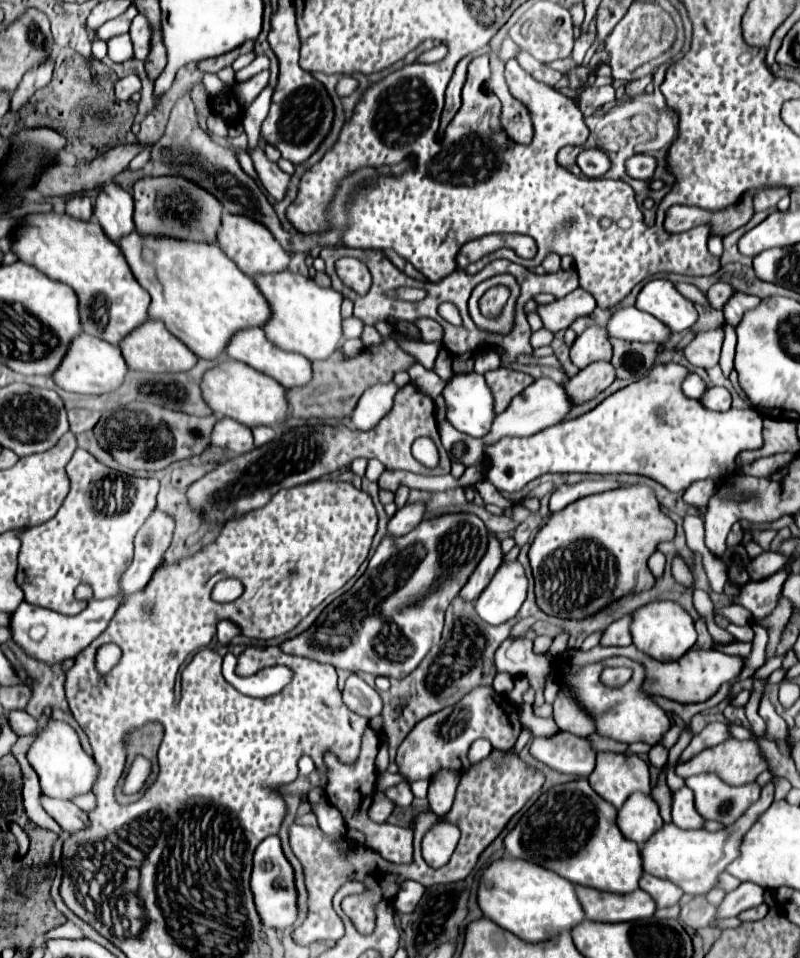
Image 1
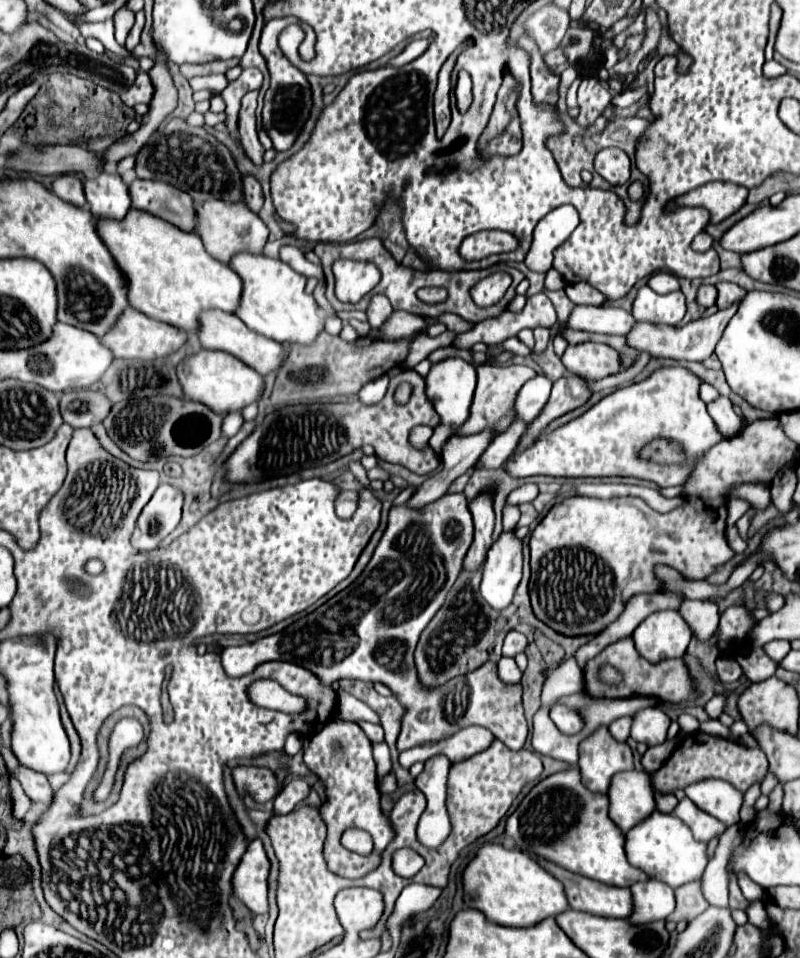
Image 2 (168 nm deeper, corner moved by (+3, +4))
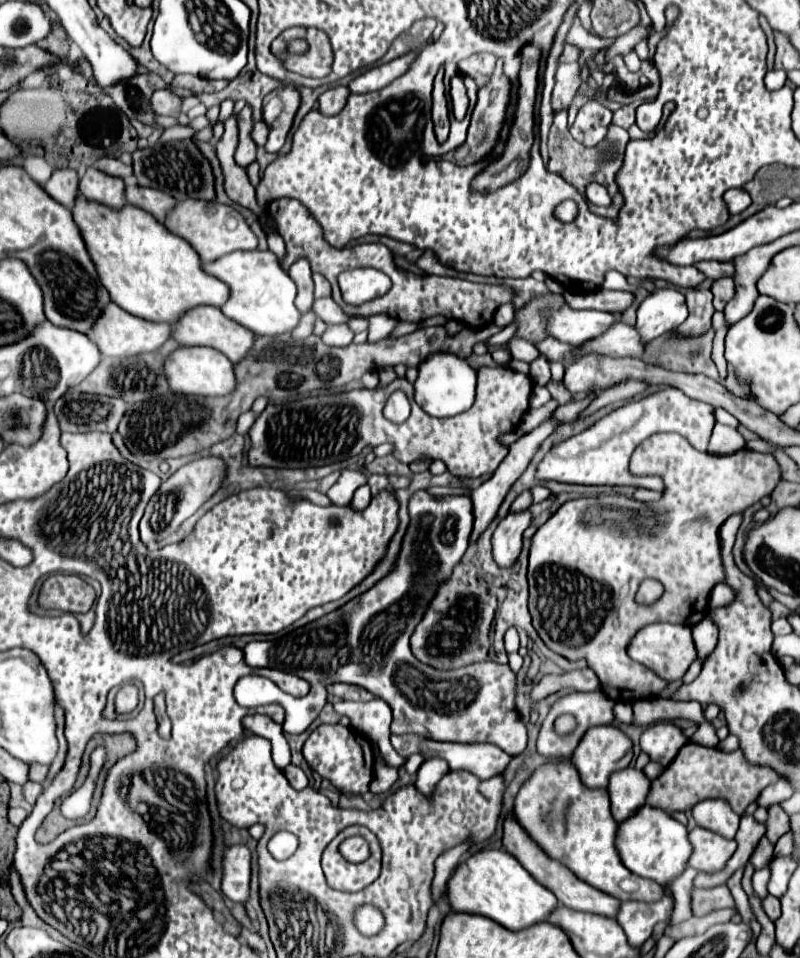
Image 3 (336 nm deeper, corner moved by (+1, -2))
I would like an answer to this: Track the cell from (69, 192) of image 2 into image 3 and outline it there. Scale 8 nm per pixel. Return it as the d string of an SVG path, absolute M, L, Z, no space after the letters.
M57 169L45 183L45 191L61 205L73 207L79 195L79 177L73 169Z

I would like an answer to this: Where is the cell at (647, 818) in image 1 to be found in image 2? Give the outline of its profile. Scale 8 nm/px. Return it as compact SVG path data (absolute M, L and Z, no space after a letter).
M625 771L611 779L609 791L609 817L623 833L643 821L655 811L655 793L651 777L645 771Z

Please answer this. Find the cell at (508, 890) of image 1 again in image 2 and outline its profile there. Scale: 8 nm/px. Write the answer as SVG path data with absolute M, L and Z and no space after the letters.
M483 845L463 871L463 903L479 909L485 917L505 927L531 927L547 917L565 911L567 897L563 885L557 883L535 859L519 849L505 849L501 845Z

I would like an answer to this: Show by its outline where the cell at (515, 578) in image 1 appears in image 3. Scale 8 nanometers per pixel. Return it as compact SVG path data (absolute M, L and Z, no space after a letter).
M525 509L521 513L509 513L499 521L493 533L493 559L499 567L511 569L523 547L523 531L531 525L531 513Z

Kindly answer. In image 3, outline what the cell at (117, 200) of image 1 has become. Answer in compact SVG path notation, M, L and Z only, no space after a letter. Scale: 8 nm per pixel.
M89 167L79 181L79 191L89 201L101 203L111 209L121 209L125 205L125 183L119 177L103 175L95 167Z

